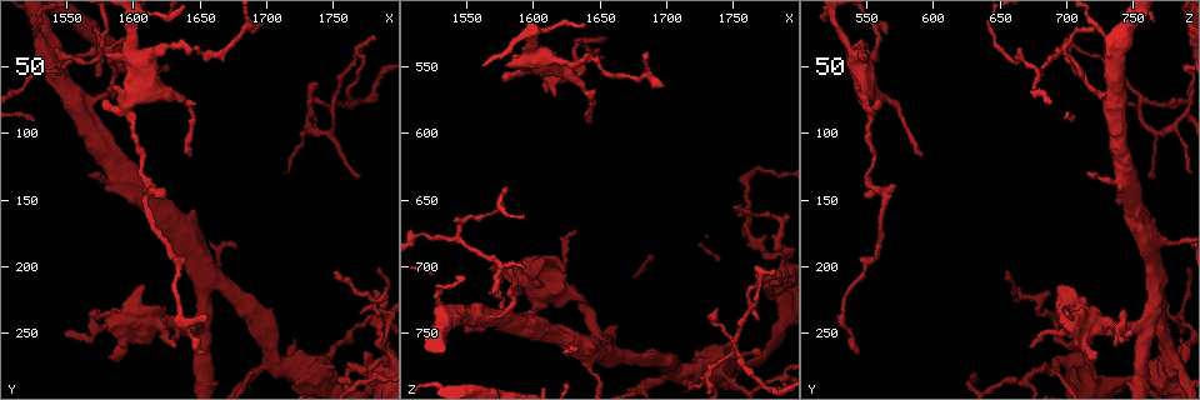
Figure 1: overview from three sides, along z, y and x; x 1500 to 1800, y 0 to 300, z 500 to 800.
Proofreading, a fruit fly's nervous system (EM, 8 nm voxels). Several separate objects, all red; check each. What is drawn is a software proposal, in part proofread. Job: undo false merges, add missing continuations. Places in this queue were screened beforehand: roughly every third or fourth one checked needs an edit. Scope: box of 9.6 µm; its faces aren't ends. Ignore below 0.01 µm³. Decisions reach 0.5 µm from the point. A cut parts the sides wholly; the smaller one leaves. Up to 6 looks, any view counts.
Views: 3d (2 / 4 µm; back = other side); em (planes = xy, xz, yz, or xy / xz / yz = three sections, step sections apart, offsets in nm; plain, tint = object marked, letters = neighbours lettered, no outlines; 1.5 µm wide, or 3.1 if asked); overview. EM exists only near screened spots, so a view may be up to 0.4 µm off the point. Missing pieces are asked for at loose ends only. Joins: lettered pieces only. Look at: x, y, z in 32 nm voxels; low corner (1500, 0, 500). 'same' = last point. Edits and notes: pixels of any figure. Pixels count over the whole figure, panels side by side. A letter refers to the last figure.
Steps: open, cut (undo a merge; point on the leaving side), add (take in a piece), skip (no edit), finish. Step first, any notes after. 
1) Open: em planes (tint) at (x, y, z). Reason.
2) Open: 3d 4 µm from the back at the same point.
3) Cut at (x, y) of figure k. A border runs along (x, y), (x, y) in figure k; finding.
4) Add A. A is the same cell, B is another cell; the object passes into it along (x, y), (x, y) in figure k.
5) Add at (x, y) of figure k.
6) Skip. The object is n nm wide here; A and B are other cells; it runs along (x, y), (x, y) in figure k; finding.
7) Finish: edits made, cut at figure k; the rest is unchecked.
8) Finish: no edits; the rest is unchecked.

Open: em yz step 8 (tint) at (1786, 224, 664). Sharp bend.

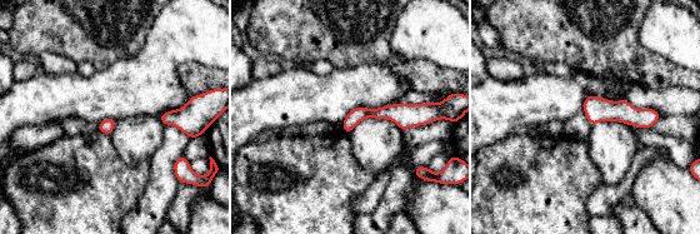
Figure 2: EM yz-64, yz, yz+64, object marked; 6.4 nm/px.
Open: em planes (letters) at the same point.

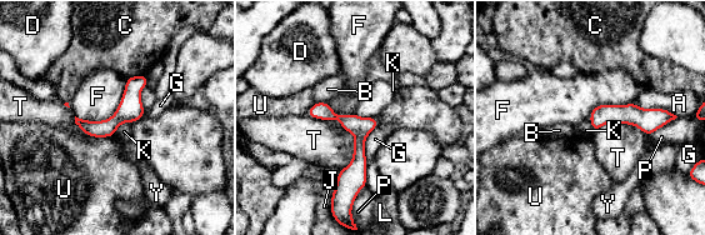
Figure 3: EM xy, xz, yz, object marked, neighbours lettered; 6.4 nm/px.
Skip. A, B, C, D, F, G, J, K, L, P, T, U and Y are other cells; a border runs along (126, 79), (110, 116), (75, 116) in figure 3; one cell here.

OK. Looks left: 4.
Open: em planes (letters) at (1784, 270, 692). Abrupt turn.

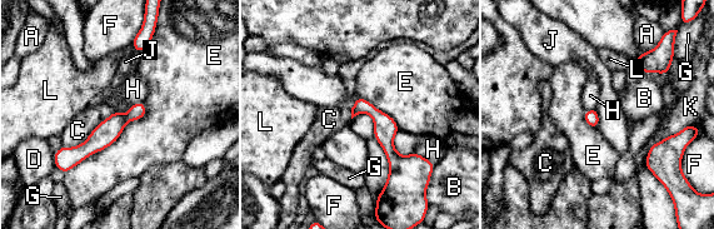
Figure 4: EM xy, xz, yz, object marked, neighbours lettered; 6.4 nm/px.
Skip. A, B, C, D, E, F, G, H, J, K and L are other cells; it runs along (141, 106), (63, 163) in figure 4; all the same cell.

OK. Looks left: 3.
Open: em xz step 4 (tint) at (1568, 134, 722). Free end.

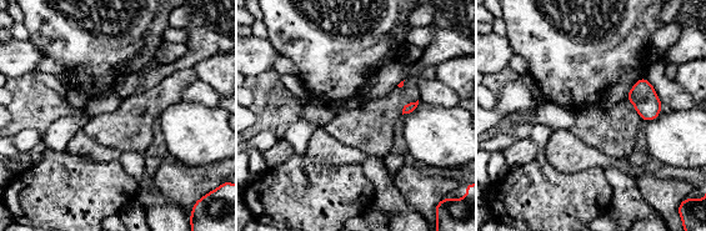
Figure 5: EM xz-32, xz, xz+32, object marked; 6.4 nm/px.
Open: em planes (letters) at the same point. Cut it another way.

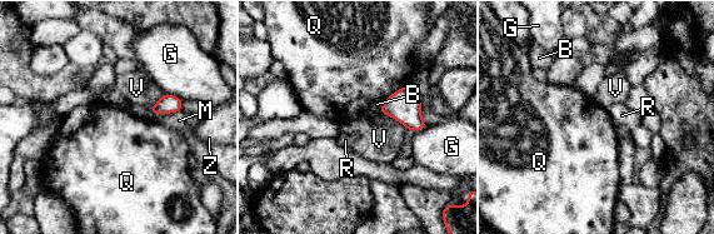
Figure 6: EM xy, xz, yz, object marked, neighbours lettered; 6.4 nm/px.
Skip. B, G, M, Q, R, V and Z are other cells; a border runs along (149, 108), (156, 115), (181, 110) in figure 6; none of them fits.

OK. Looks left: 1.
Finish: no edits; the rest is unchecked.

